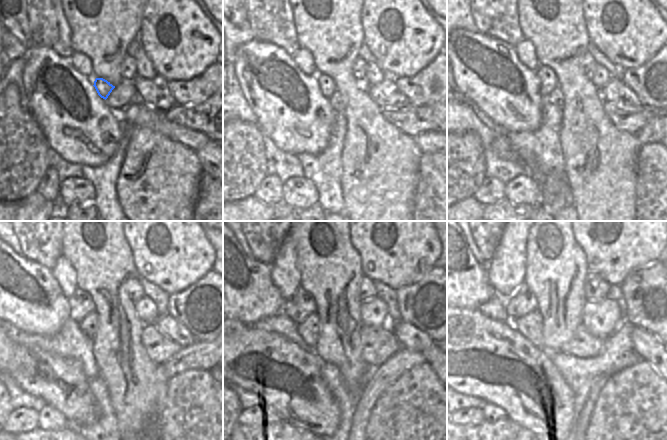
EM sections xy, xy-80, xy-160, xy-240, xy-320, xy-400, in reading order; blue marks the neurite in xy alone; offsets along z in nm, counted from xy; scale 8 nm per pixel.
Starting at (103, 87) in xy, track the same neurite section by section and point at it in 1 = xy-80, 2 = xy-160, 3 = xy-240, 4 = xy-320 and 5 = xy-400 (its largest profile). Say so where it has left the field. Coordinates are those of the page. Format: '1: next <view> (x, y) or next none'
1: next xy-80 (327, 86)
2: next xy-160 (549, 81)
3: next xy-240 (81, 303)
4: next xy-320 (301, 304)
5: next xy-400 (523, 301)

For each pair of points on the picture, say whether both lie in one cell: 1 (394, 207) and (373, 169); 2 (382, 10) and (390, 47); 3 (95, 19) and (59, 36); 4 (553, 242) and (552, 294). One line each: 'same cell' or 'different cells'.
1: same cell
2: same cell
3: different cells
4: same cell

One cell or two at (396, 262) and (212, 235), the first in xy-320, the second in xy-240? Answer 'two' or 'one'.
two

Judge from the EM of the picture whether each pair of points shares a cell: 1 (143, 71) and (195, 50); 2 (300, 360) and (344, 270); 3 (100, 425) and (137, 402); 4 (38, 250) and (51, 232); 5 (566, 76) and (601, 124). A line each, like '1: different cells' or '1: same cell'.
1: different cells
2: different cells
3: different cells
4: same cell
5: same cell

